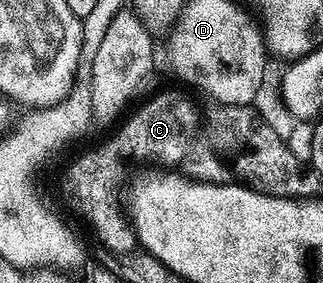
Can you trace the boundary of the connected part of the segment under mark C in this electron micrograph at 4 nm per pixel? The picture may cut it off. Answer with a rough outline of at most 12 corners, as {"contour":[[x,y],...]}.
{"contour":[[149,95],[64,176],[112,254],[138,248],[120,205],[124,164],[178,166],[196,104]]}

